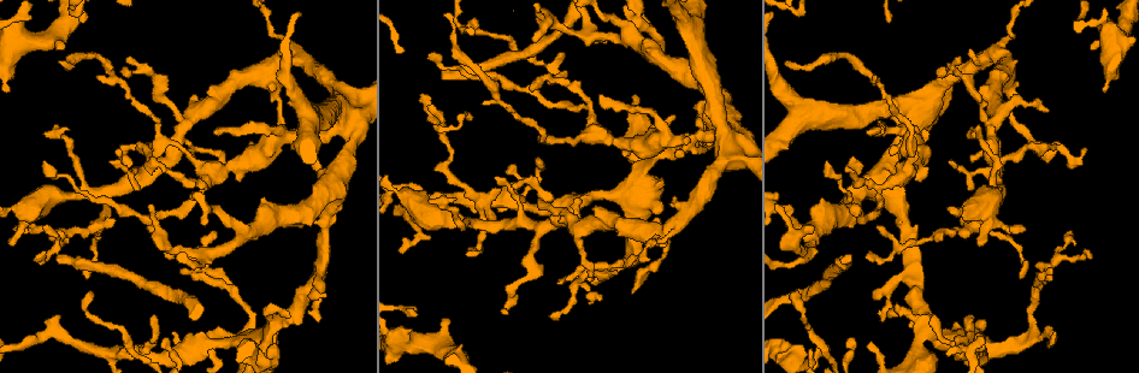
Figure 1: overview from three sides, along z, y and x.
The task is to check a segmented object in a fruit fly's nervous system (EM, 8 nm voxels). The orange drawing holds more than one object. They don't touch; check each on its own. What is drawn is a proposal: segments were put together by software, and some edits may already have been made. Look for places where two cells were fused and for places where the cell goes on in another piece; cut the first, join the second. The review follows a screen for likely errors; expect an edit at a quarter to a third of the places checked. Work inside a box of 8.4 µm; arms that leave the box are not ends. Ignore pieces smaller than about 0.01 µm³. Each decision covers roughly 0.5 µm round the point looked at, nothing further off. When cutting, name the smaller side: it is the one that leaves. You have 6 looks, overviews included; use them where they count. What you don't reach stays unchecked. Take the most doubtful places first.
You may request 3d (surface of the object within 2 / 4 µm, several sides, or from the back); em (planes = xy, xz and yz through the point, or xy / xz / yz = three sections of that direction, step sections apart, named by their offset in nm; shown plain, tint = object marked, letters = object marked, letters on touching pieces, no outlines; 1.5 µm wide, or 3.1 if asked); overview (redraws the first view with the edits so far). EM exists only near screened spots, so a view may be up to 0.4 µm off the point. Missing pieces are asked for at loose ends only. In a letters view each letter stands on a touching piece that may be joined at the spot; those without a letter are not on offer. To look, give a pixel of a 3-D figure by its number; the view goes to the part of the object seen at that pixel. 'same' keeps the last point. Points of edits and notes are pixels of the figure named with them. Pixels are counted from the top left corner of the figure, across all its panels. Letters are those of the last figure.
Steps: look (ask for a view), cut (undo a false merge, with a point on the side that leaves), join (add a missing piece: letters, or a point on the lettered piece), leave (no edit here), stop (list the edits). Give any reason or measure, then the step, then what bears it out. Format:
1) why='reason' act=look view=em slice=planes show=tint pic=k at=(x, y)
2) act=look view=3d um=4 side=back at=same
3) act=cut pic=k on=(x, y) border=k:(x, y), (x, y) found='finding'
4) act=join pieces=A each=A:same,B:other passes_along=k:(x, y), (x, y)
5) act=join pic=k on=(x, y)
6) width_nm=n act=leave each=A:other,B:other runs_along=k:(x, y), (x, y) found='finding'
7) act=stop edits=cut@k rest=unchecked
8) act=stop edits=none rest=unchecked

why='an open end' act=look view=em slice=planes show=letters pic=1 at=(60, 254)

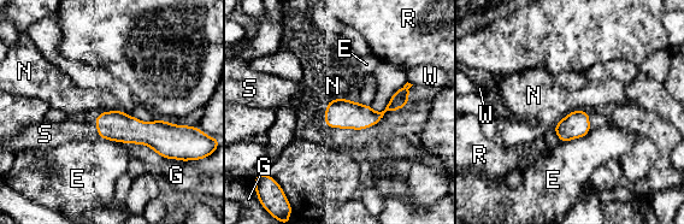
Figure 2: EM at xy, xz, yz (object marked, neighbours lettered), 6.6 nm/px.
longest_contact=E:220nm act=join pieces=S each=E:other,G:other,N:other,R:other,S:same,W:other found='the cell continues'

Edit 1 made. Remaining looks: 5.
why='redraw' act=look view=overview

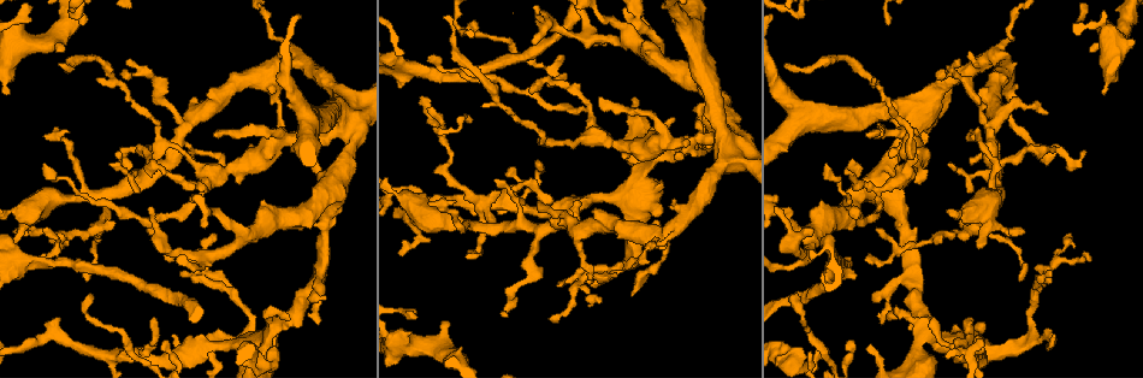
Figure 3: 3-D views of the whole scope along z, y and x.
why='an open end' act=look view=3d um=4 pic=3 at=(45, 137)

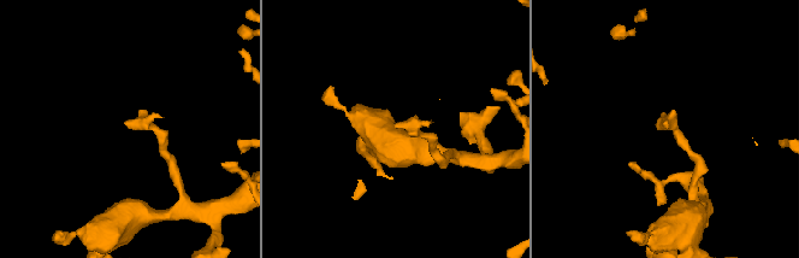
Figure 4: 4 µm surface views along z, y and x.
why='now the EM' act=look view=em slice=planes show=plain pic=4 at=(668, 123)

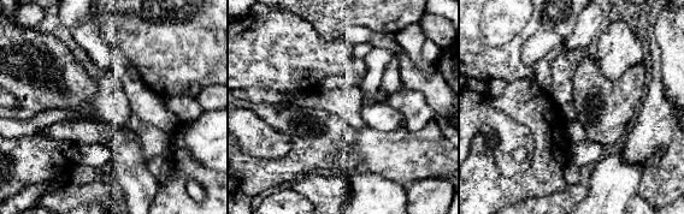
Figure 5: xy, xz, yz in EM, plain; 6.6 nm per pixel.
why='see the neighbours' act=look view=em slice=planes show=letters at=same

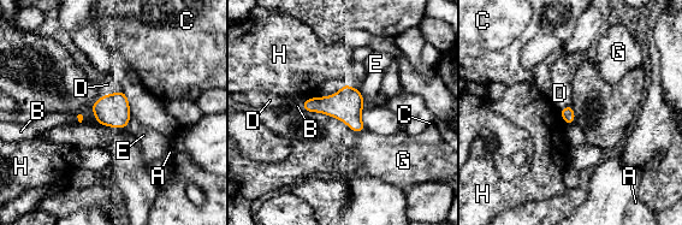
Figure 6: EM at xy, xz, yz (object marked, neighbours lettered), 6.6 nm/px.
act=join pieces=B each=A:other,B:same,C:other,D:other,E:other,G:other,H:other passes_along=6:(340, 105), (303, 107), (297, 106) found='the cell continues'

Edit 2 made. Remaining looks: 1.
why='an open end' act=look view=em slice=planes show=letters pic=3 at=(516, 187)

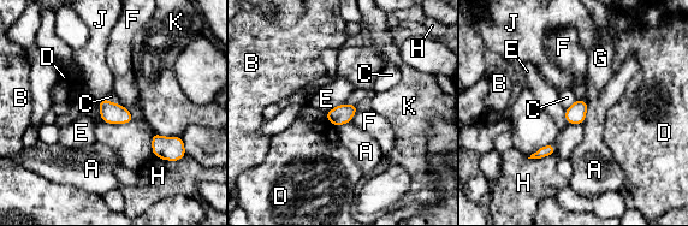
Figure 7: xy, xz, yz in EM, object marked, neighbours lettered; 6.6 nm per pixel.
width_nm=130 act=leave each=A:other,B:other,C:other,D:other,E:other,F:other,G:other,H:other,J:other,K:other border=7:(106, 97), (119, 105) found='none of them fits'

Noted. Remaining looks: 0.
act=stop edits=join@2,join@6 rest=unchecked

